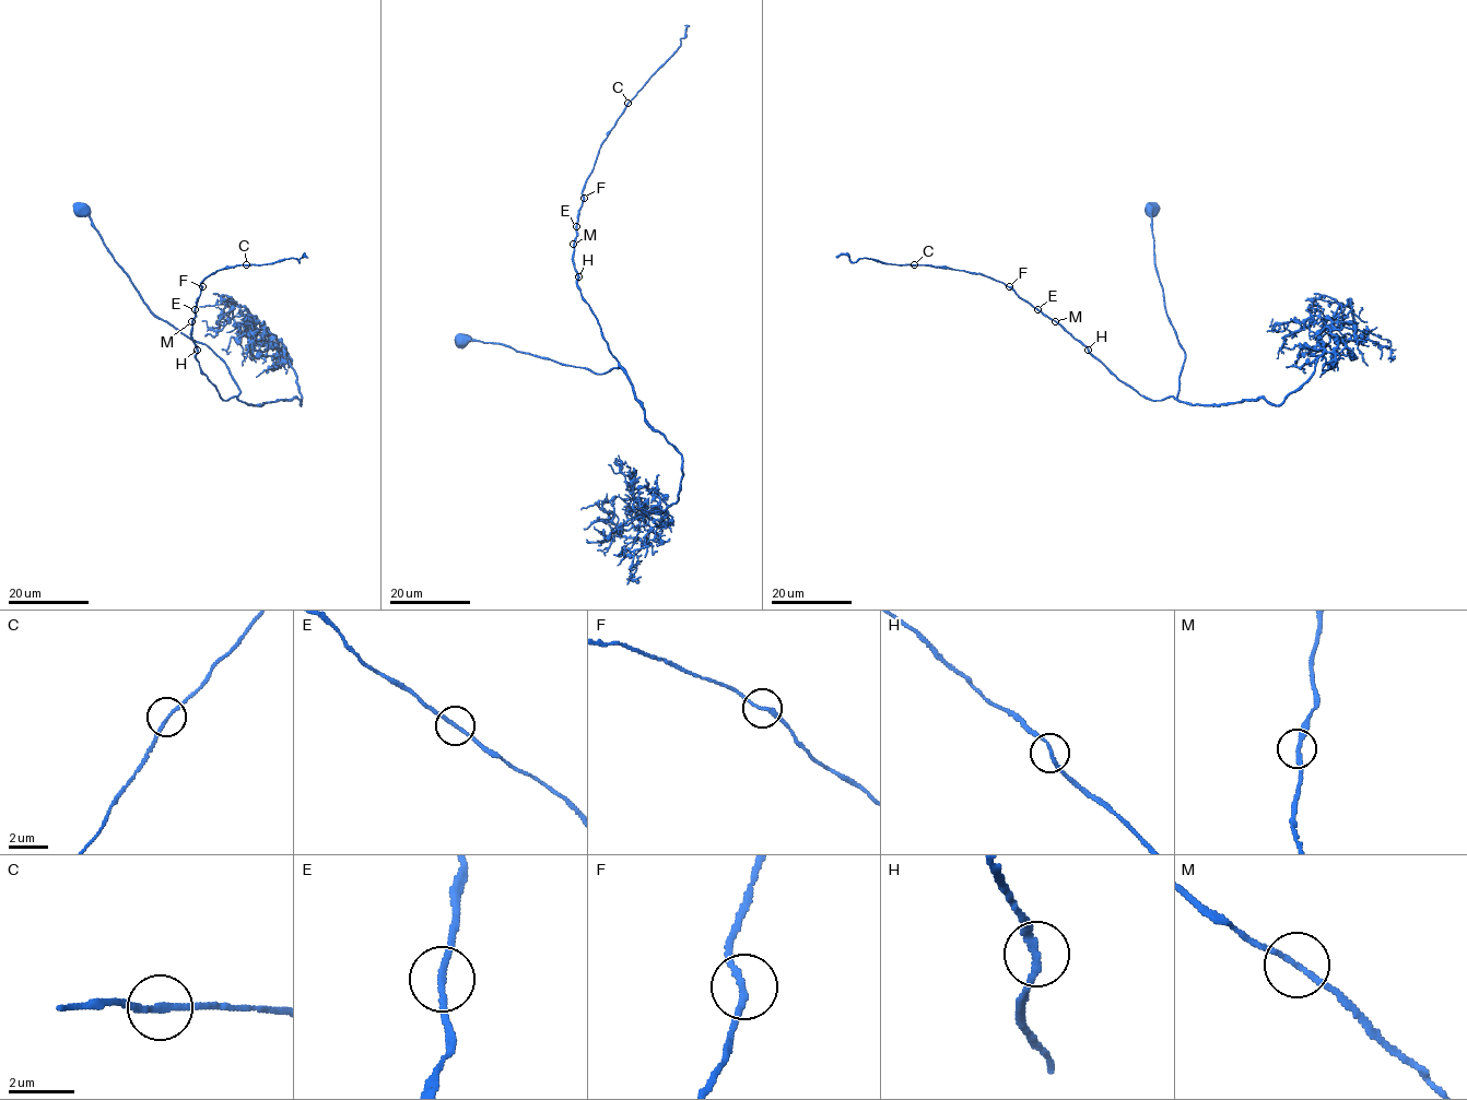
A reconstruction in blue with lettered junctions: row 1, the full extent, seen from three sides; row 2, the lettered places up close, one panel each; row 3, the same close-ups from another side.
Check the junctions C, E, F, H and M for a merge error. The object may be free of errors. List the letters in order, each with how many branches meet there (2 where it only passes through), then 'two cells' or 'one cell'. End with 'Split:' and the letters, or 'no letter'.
C: 2 branches meet; one cell
E: 2 branches meet; one cell
F: 2 branches meet; one cell
H: 2 branches meet; one cell
M: 2 branches meet; one cell
Split: no letter

